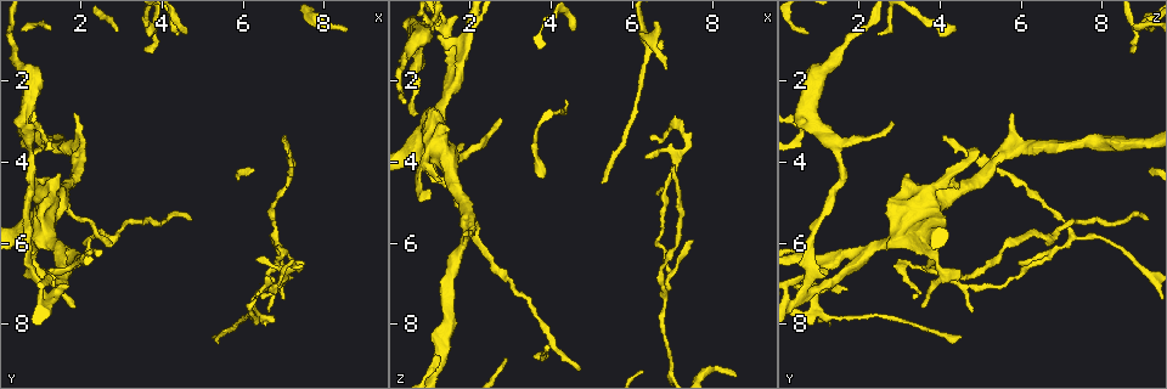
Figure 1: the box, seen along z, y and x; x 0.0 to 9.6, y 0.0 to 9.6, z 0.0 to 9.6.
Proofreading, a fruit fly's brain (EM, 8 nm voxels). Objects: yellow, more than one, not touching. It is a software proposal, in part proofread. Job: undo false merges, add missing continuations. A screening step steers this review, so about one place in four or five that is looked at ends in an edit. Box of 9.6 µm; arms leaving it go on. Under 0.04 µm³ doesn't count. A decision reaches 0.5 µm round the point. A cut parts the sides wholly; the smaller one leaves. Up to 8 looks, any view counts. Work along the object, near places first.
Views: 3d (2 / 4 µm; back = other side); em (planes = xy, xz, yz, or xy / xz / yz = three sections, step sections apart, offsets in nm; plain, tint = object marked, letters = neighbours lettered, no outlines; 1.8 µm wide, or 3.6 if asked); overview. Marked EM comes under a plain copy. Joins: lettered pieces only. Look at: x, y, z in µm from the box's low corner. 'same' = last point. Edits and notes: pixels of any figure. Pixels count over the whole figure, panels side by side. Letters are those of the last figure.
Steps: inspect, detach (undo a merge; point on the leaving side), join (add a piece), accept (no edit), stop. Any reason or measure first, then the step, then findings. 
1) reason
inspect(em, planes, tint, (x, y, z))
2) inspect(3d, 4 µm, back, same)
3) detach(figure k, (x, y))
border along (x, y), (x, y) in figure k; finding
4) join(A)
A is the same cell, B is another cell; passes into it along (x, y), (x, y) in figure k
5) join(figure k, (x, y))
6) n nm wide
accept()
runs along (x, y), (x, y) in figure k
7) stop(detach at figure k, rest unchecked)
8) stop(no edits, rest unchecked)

three-way junction
inspect(em, xy, step 16, tint, (6.80, 5.85, 7.30))

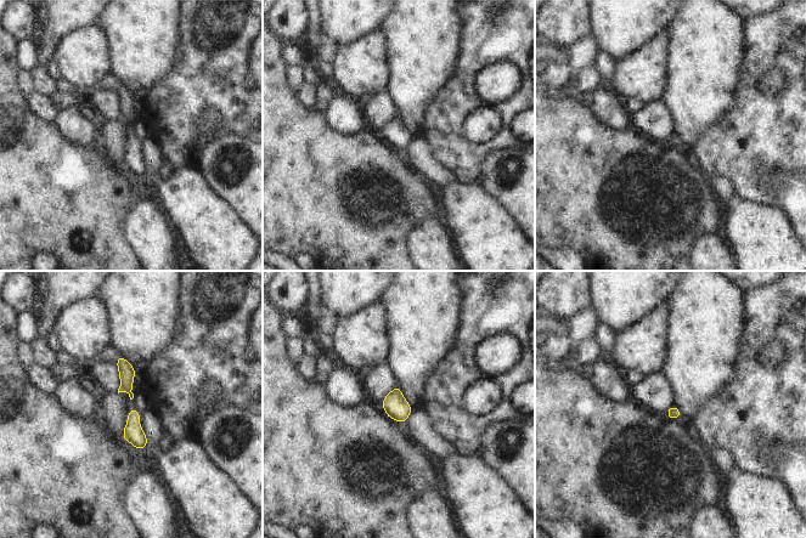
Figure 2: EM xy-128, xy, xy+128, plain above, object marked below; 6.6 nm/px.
inspect(em, xy, step 16, letters, same)

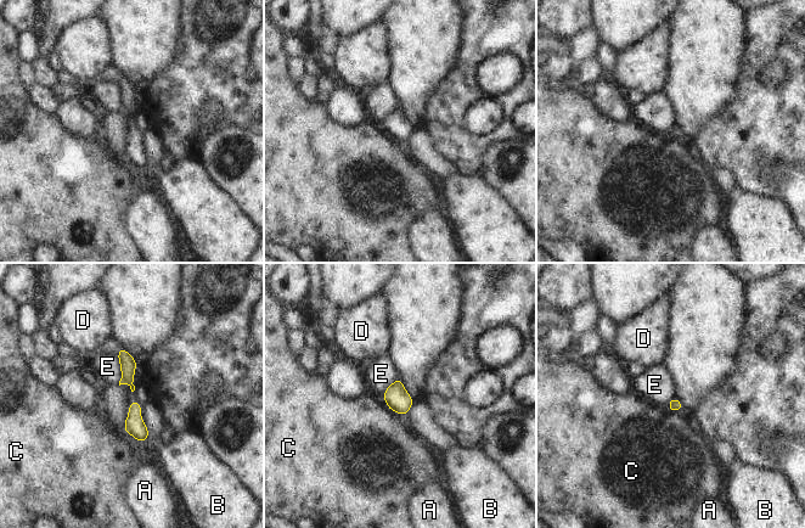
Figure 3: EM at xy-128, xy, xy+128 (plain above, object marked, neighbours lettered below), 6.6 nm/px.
80 nm wide
accept()
A, B, C, D and E are other cells; all the same cell

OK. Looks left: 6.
sudden change in width
inspect(em, 3.6 µm, xy, step 16, tint, (0.85, 6.50, 3.90))

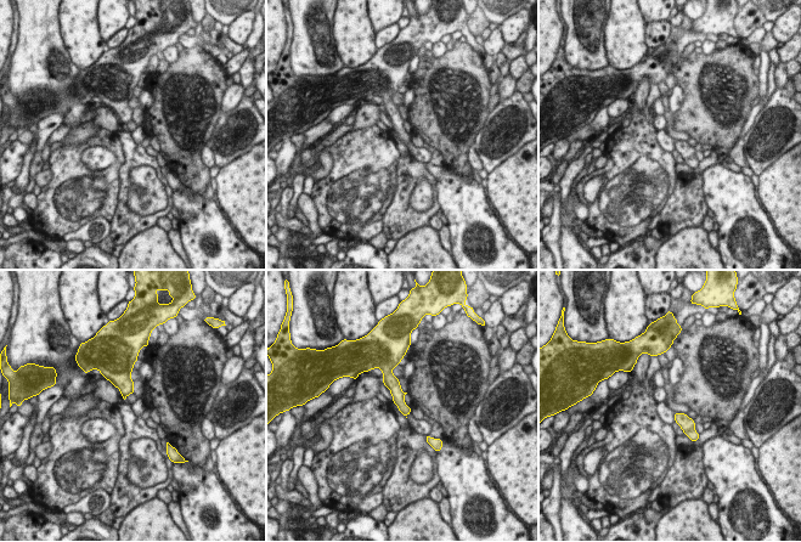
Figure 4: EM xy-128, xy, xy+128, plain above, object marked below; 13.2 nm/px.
inspect(em, 3.6 µm, planes, letters, same)

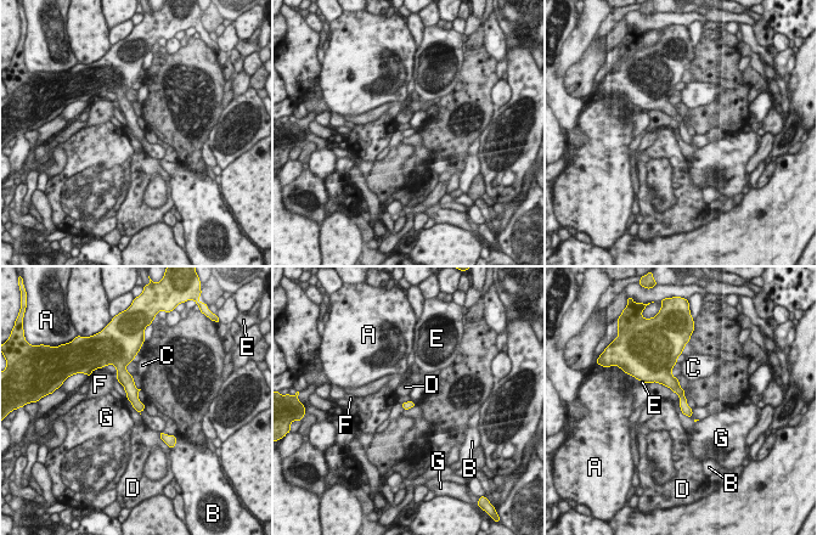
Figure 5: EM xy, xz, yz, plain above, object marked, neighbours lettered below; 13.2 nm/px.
accept()
A, B, C, D, E, F and G are other cells; runs along (659, 376), (681, 393), (688, 412) in figure 5; all the same cell

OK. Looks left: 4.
free end
inspect(3d, 2 µm, (2.80, 6.05, 2.90))

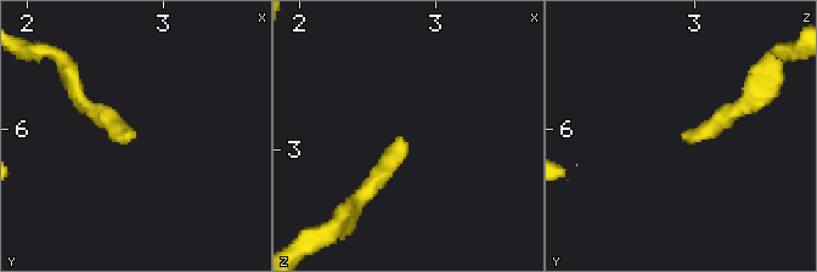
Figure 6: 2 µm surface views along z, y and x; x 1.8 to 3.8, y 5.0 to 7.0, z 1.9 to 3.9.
need the tissue
inspect(em, 3.6 µm, planes, letters, (2.76, 6.04, 2.92))

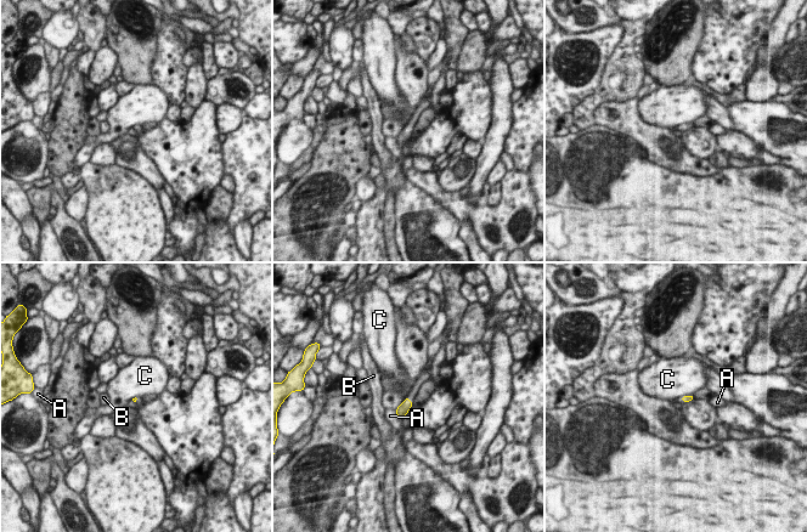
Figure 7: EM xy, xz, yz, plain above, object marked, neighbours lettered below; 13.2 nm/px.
accept()
A, B and C are other cells; no lettered piece goes on from it

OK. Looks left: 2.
tapers out
inspect(em, 3.6 µm, xy, step 16, tint, (7.05, 3.35, 4.15))

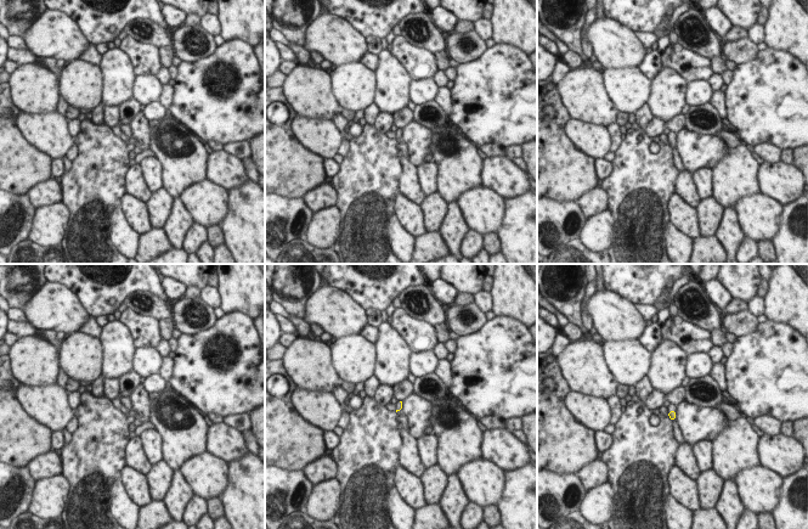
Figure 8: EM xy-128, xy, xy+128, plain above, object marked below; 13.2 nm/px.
cut it another way
inspect(em, 3.6 µm, planes, letters, same)

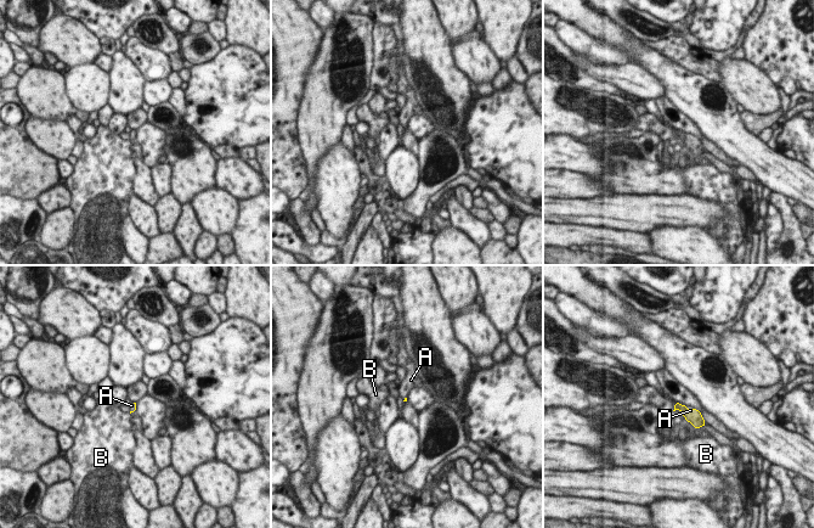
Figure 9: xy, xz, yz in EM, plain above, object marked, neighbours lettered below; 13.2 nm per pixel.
join(A)
A is the same cell, B is another cell; passes into it along (689, 416), (674, 406), (665, 405) in figure 9; the cell continues

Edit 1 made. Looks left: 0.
stop(join at figure 9, rest unchecked)

